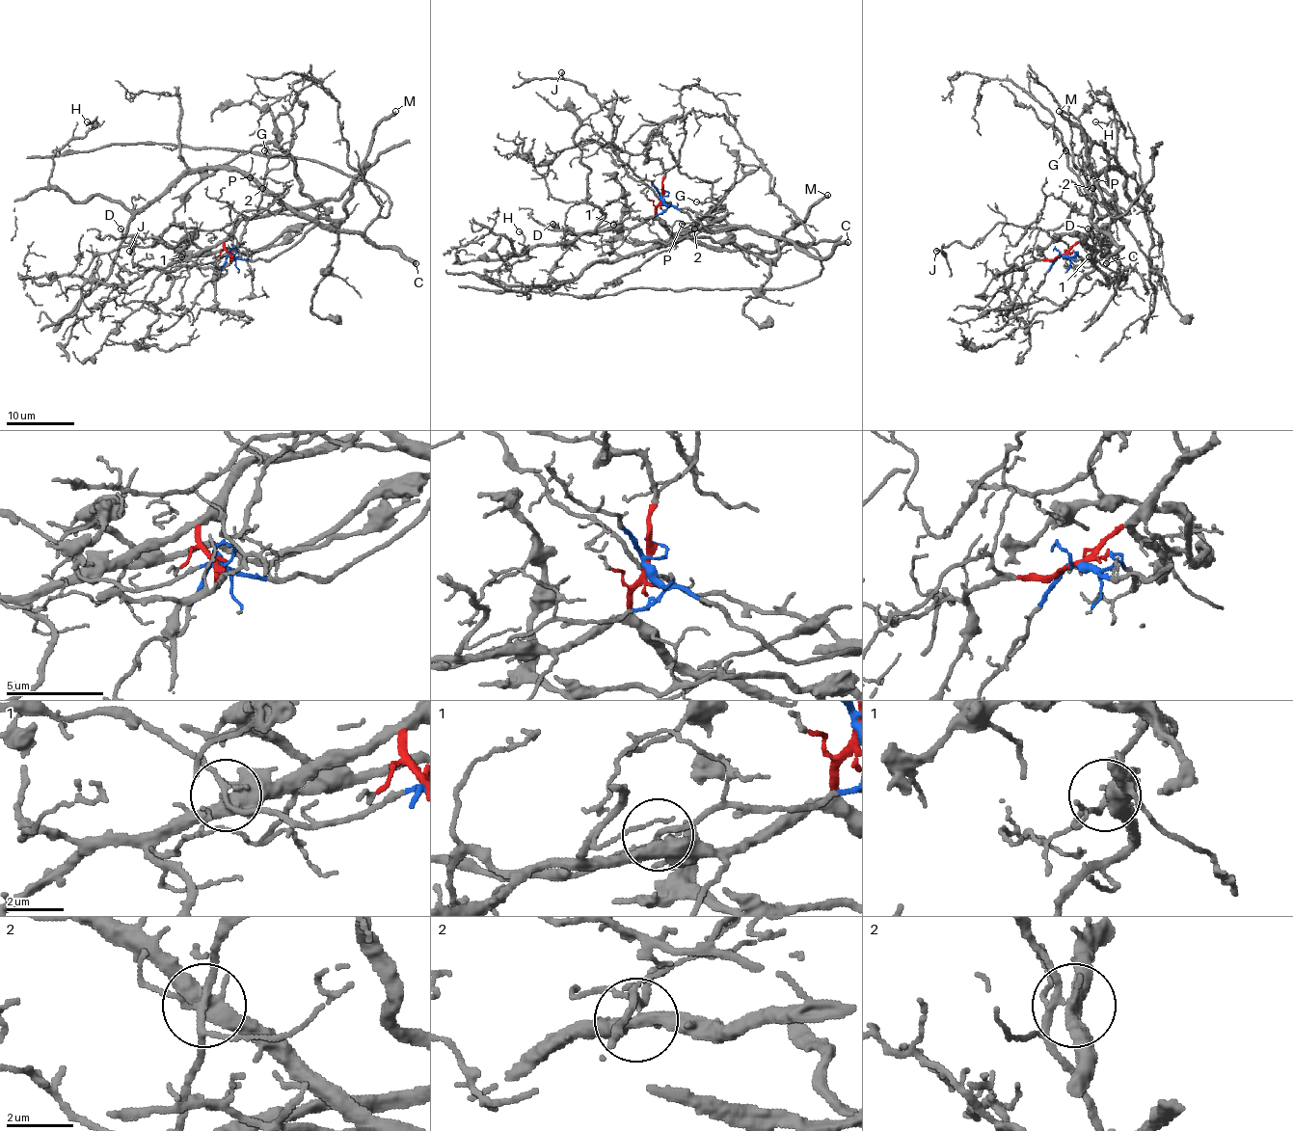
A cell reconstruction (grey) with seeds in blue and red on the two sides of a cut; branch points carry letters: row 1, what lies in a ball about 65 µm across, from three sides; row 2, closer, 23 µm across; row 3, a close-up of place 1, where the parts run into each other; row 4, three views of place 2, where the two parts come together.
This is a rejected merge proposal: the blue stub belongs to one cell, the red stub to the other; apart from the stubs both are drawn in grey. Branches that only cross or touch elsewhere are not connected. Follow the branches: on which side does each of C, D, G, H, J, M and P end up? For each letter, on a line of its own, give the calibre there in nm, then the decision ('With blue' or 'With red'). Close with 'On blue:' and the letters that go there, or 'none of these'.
C: Thickness 480 nm. With blue
D: Thickness 100 nm. With blue
G: Thickness 120 nm. With red
H: Thickness 120 nm. With blue
J: Thickness 130 nm. With blue
M: Thickness 320 nm. With red
P: Thickness 110 nm. With red
On blue: C, D, H, J

